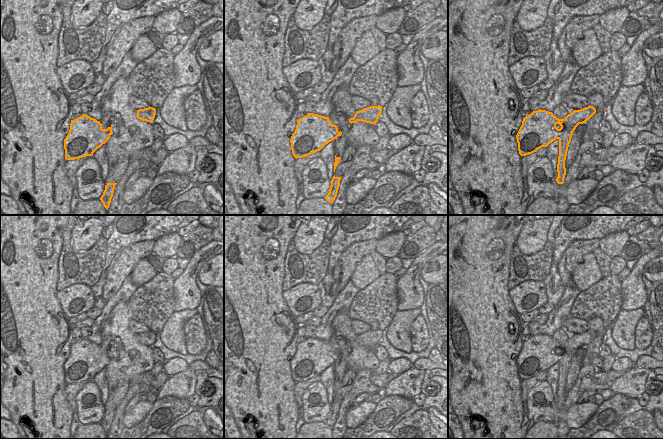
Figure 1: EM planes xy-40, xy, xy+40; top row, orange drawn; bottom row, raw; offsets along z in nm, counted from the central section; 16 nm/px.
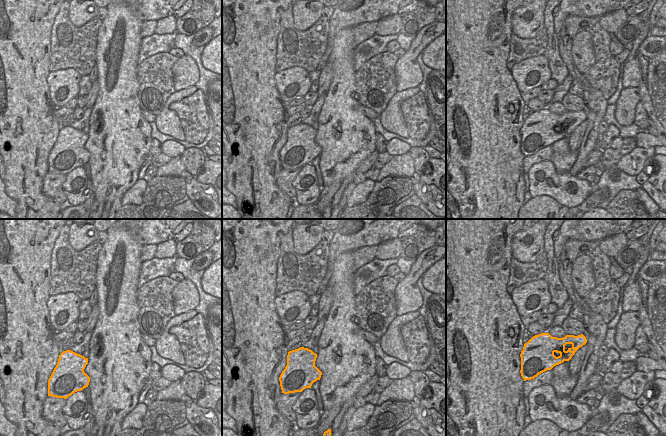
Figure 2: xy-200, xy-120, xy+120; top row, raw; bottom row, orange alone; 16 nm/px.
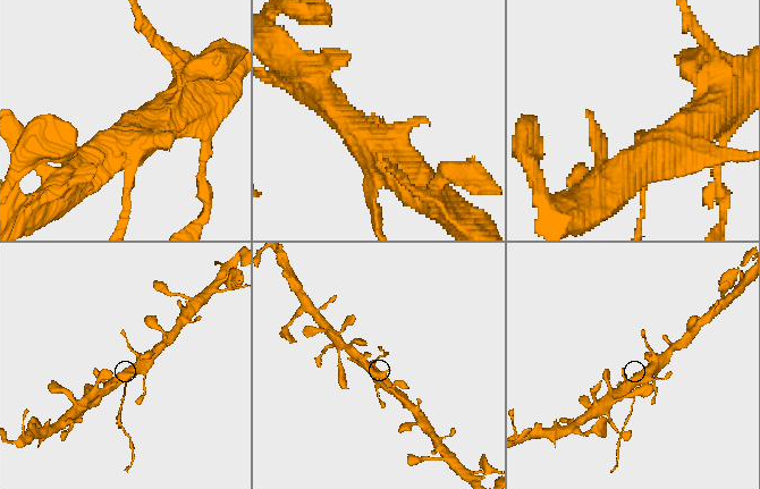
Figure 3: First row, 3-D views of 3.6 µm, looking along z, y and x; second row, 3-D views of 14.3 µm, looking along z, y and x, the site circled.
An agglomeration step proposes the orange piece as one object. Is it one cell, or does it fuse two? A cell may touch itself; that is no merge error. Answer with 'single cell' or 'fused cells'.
fused cells

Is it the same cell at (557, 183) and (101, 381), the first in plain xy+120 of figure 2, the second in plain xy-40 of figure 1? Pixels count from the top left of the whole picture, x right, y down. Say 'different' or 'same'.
different

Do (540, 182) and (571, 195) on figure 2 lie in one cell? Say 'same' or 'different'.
same

